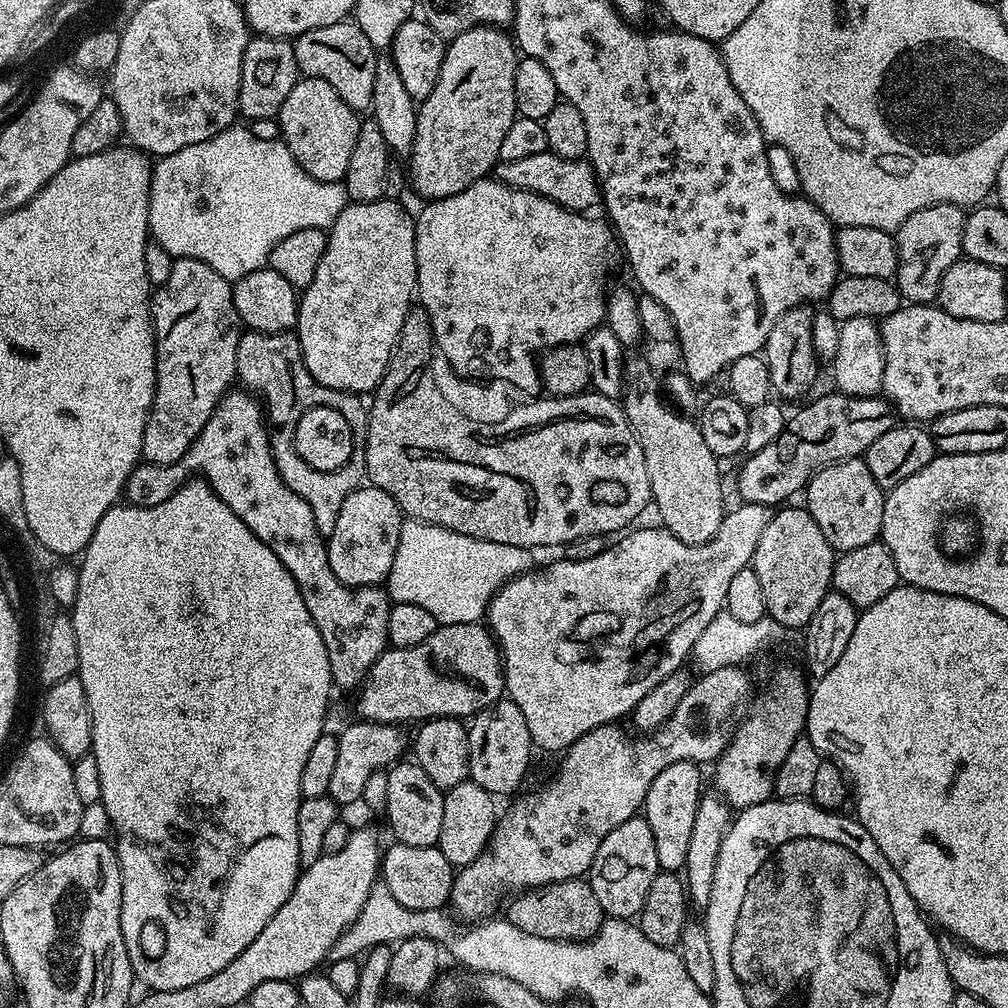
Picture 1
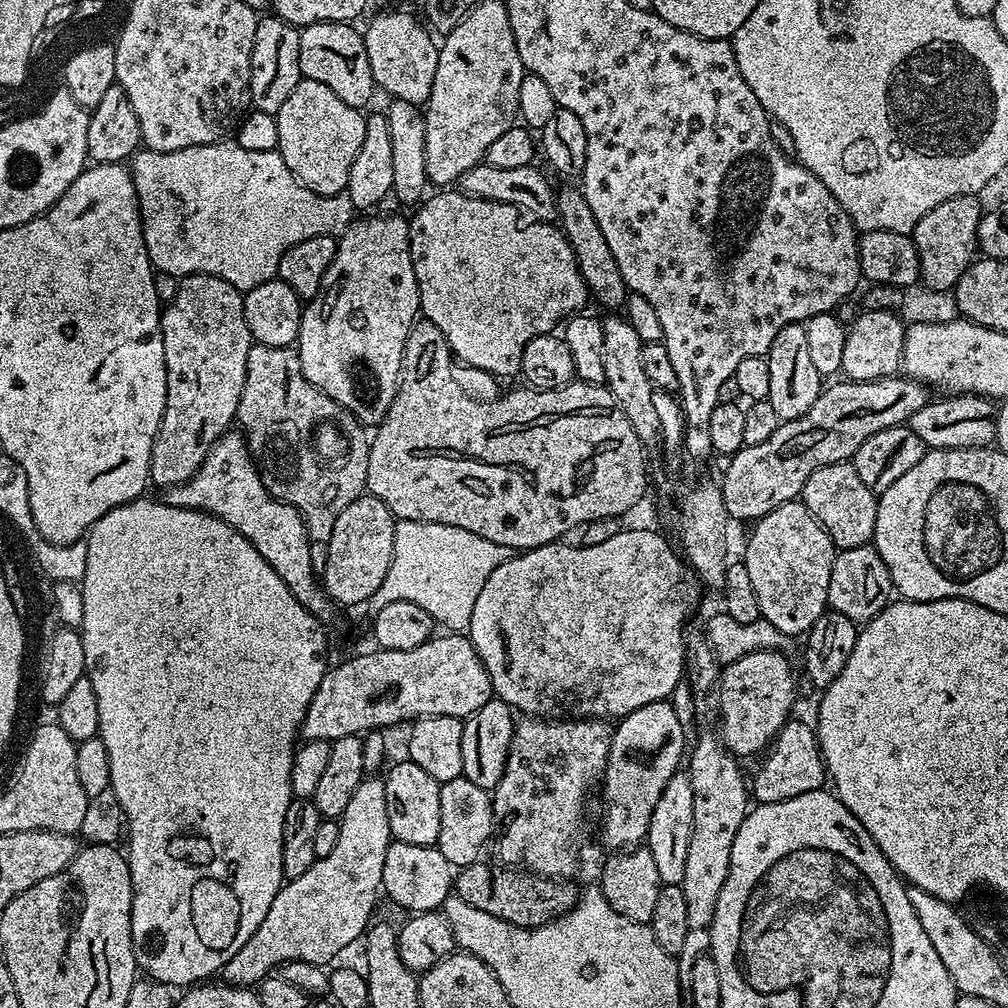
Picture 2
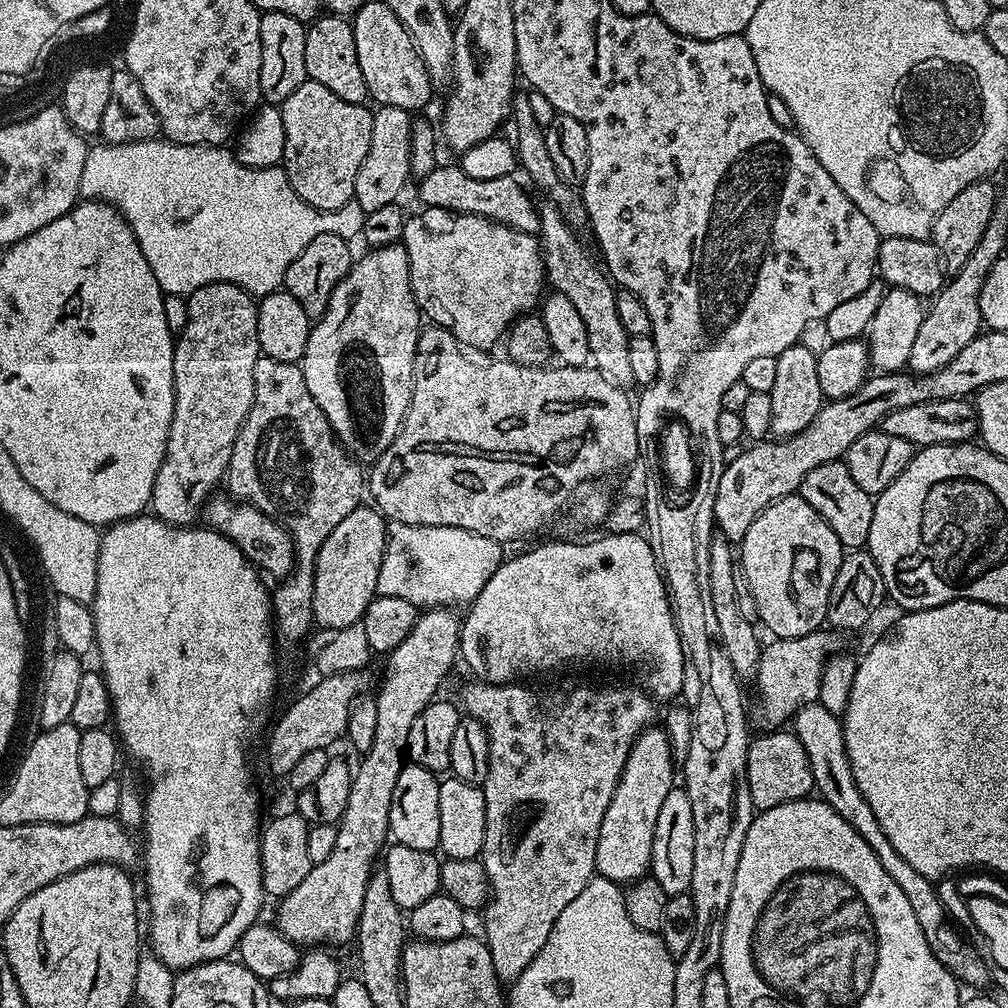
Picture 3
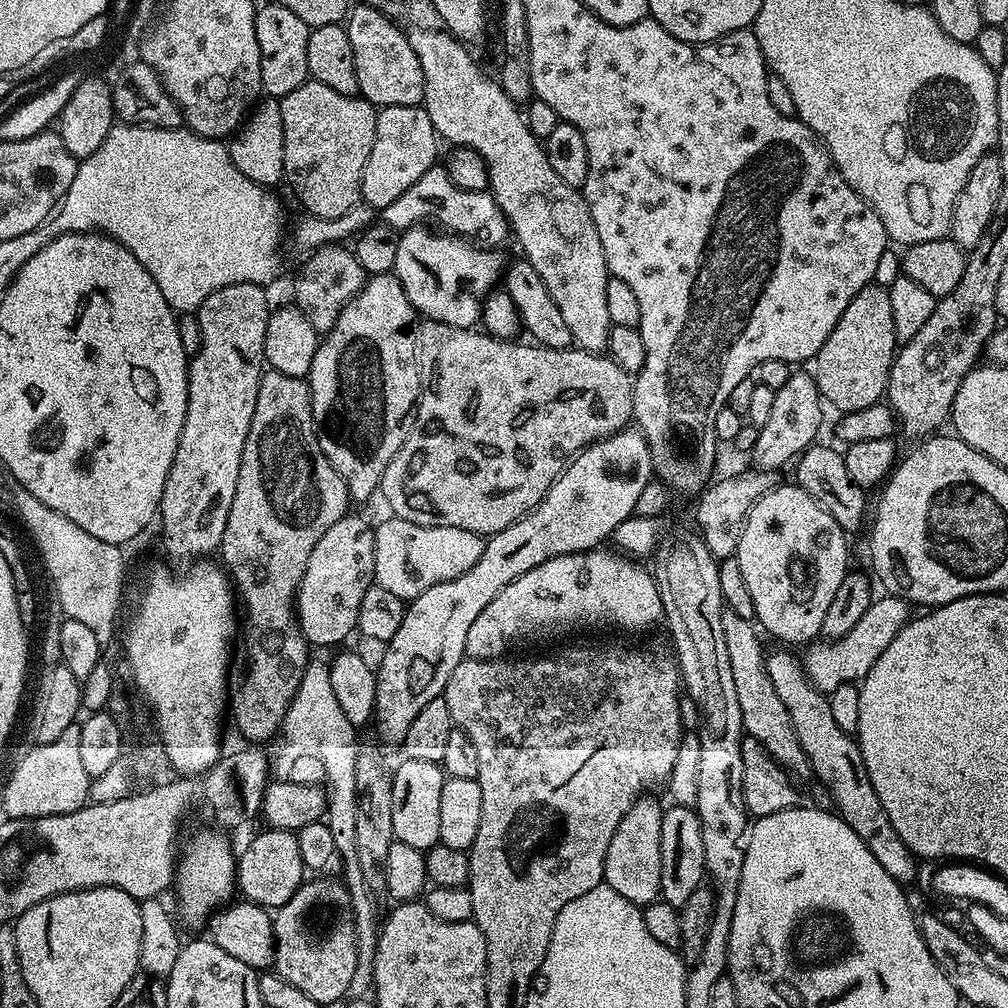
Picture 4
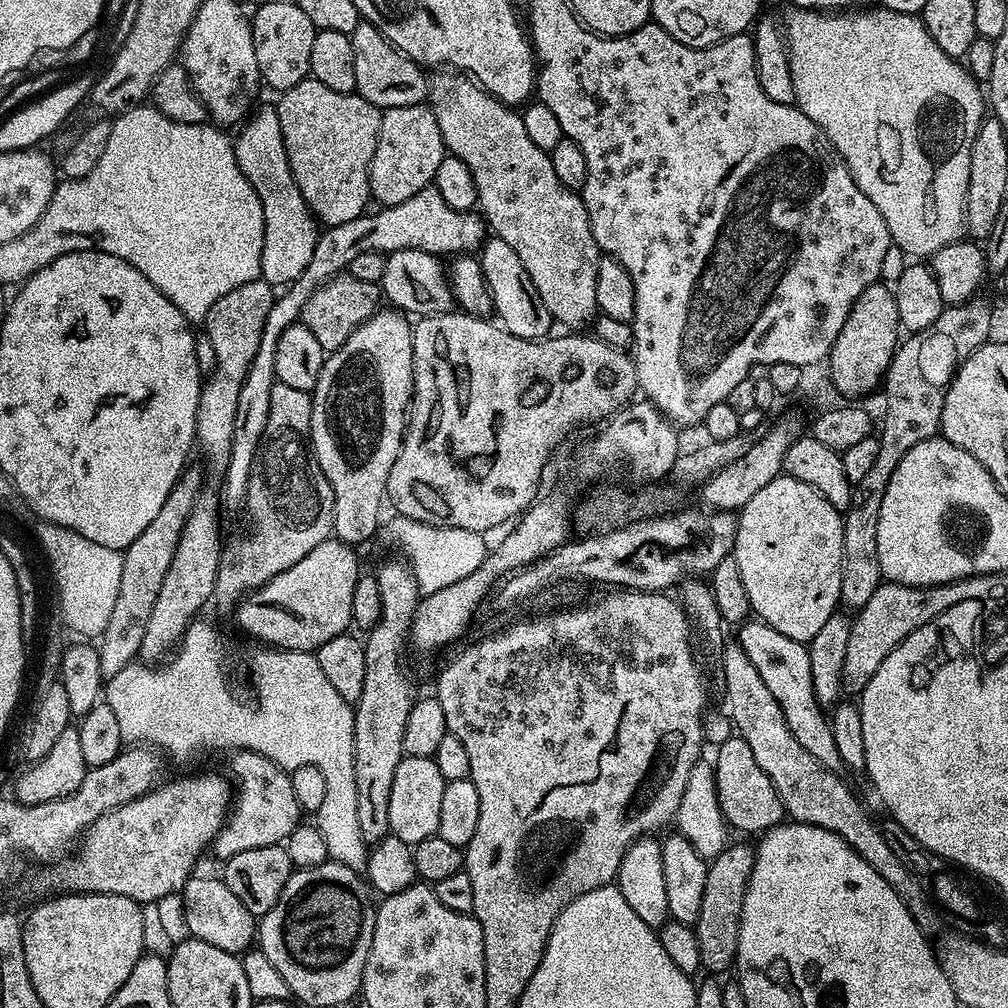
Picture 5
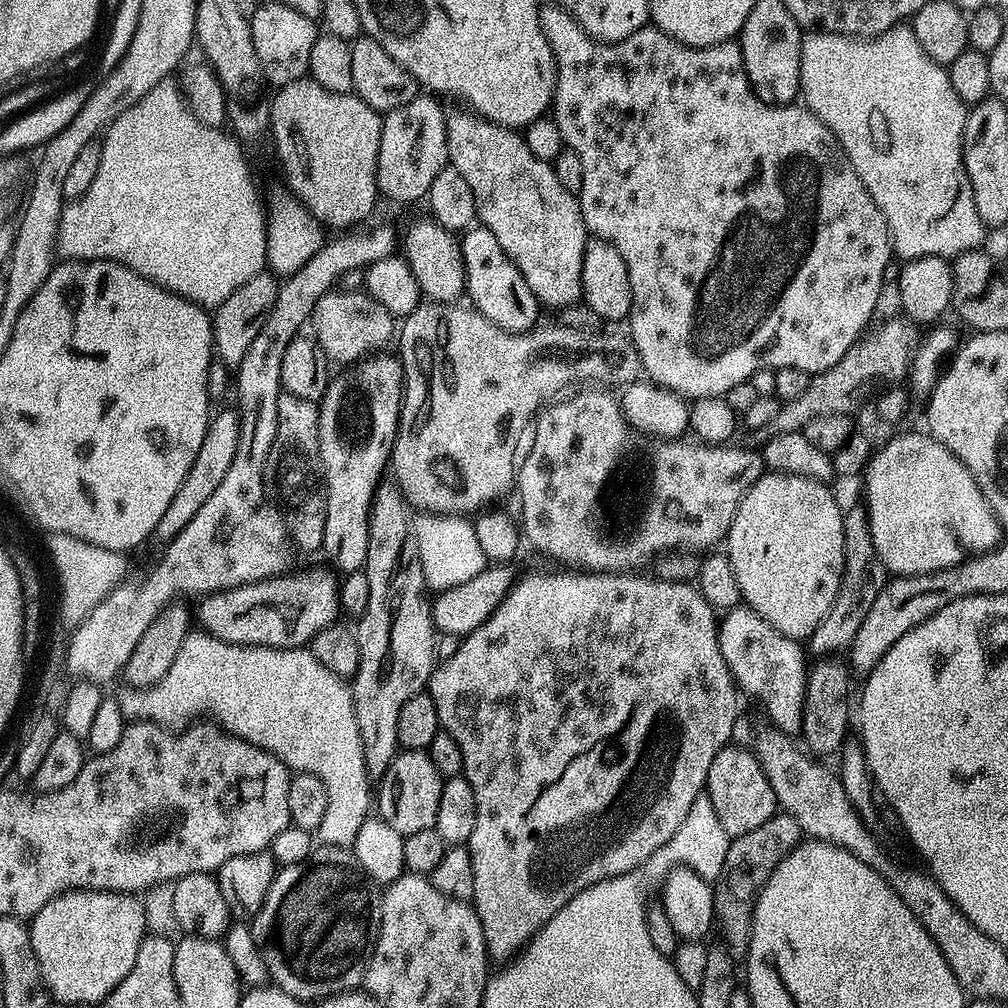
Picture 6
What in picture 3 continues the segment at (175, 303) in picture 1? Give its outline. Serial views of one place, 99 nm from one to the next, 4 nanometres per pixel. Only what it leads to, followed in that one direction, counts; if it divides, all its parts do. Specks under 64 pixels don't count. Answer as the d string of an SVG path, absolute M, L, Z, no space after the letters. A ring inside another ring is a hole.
M207 284L192 295L187 297L188 313L186 314L186 326L178 333L174 350L174 418L170 422L170 434L166 438L166 454L162 458L162 466L158 466L158 474L154 478L154 490L152 491L152 502L150 512L153 516L159 516L167 524L179 524L181 526L192 526L197 523L202 509L208 503L210 497L217 491L216 483L225 479L230 454L234 450L234 442L238 438L241 426L244 425L246 414L250 414L250 406L254 402L254 366L262 355L260 343L258 342L258 318L256 317L257 301L249 296L247 292L236 284Z

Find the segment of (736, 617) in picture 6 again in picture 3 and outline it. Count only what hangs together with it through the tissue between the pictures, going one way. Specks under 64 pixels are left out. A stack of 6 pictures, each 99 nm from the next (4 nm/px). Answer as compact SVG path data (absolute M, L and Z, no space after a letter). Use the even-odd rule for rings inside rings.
M819 702L806 704L796 711L790 721L790 728L802 742L802 750L806 750L806 758L810 758L812 782L819 799L825 800L838 814L842 814L842 818L846 818L846 822L850 822L850 826L854 826L854 830L862 834L870 850L878 854L878 862L882 862L886 874L894 878L895 884L910 901L910 907L914 910L914 918L918 918L918 926L922 926L922 934L926 934L926 942L938 958L938 962L942 962L942 966L950 969L957 981L965 985L966 983L973 984L976 987L973 989L976 990L983 989L980 987L986 982L989 983L990 980L989 965L981 957L980 961L976 957L975 950L948 925L944 904L940 901L939 894L936 893L937 885L927 880L922 874L918 874L918 870L914 870L914 866L910 866L910 862L906 862L906 858L902 858L902 854L898 854L898 850L890 846L890 838L886 838L882 826L878 826L878 818L874 818L874 810L870 810L870 802L862 798L854 782L850 758L846 754L844 725L841 717L835 712L826 711Z

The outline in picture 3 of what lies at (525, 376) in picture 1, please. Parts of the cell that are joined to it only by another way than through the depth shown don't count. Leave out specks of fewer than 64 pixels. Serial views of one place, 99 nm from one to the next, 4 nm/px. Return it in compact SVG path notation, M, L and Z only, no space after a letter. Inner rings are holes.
M424 206L419 210L421 212L417 216L409 215L405 219L402 239L408 255L410 286L416 305L427 319L428 316L432 319L429 321L433 325L451 332L461 345L469 349L490 347L499 336L501 339L507 333L513 320L531 313L541 303L546 277L537 237L530 232L519 232L504 224L495 224L481 216L452 212L449 208Z

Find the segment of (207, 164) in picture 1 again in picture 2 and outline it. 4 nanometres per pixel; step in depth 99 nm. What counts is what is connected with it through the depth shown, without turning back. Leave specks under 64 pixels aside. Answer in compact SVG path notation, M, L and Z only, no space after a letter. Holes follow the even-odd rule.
M228 138L173 152L137 151L131 157L130 171L140 199L140 219L144 221L144 241L152 267L177 278L206 274L247 290L279 273L282 254L290 246L315 236L339 237L354 219L346 194L314 194L290 174L279 151L244 149Z

